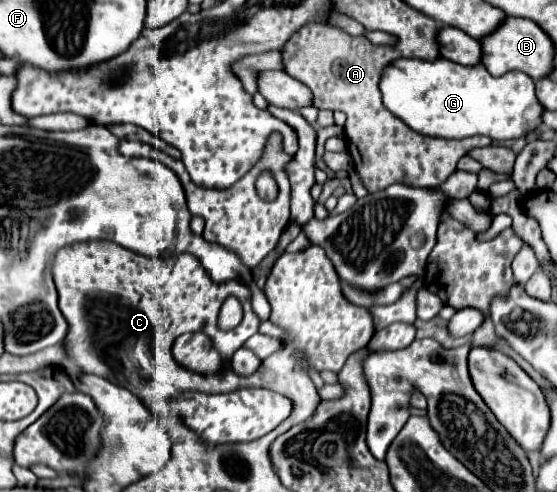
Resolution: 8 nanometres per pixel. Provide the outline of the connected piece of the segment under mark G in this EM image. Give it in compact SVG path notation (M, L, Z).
M444 57L436 61L398 59L384 67L380 91L384 107L420 135L442 139L488 135L494 141L508 141L524 137L540 125L536 121L524 121L524 111L538 99L534 81L522 71L492 77L484 65L466 67Z

